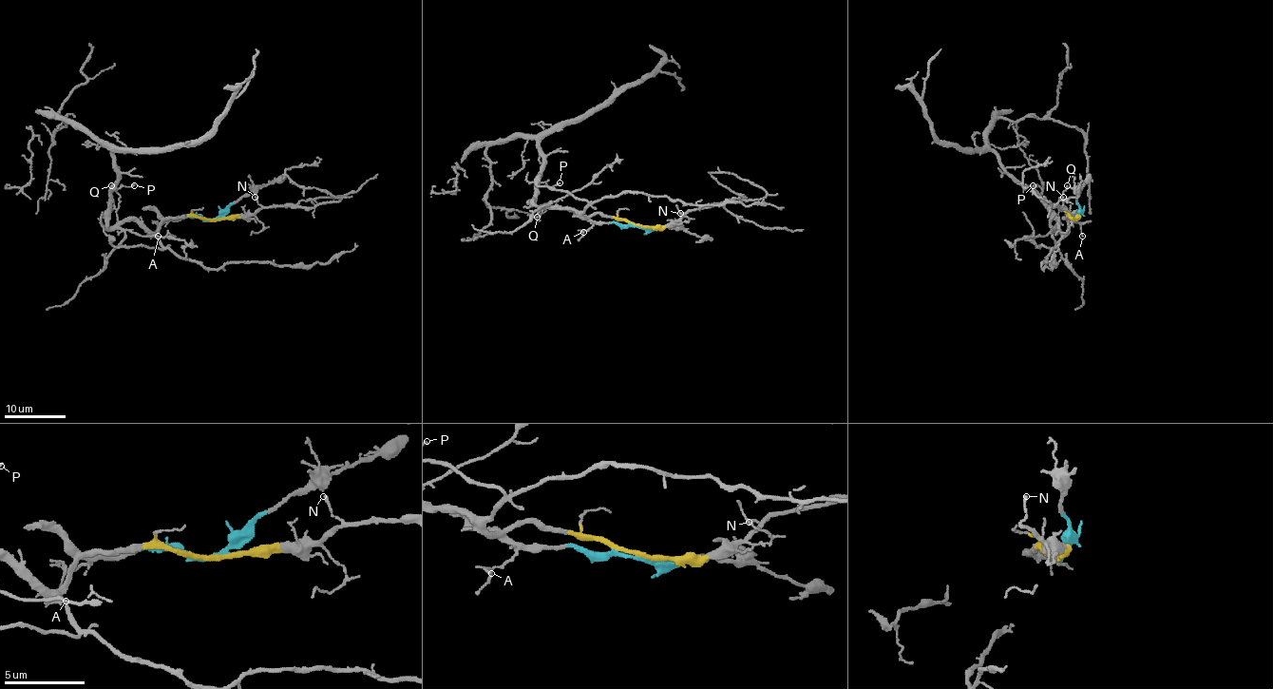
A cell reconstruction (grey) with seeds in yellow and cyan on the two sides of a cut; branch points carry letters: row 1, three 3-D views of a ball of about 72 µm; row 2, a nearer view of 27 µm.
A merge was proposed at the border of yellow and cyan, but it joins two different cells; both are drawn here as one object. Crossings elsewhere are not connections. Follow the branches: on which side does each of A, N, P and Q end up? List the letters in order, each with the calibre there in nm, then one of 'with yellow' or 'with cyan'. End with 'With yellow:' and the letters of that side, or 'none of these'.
A: calibre 100 nm; with cyan
N: calibre 150 nm; with yellow
P: calibre 120 nm; with yellow
Q: calibre 130 nm; with yellow
With yellow: N, P, Q

